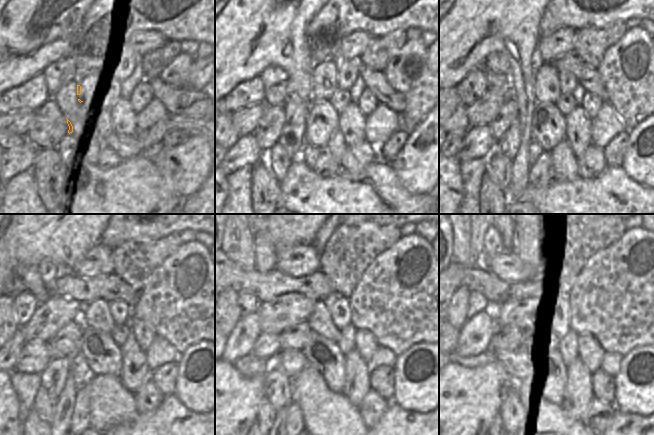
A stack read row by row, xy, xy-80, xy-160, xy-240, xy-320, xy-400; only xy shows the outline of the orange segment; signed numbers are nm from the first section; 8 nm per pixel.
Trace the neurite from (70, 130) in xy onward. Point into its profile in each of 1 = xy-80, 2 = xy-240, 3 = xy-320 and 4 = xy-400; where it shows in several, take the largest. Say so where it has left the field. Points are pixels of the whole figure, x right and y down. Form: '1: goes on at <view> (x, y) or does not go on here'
1: goes on at xy-80 (292, 135)
2: goes on at xy-240 (53, 379)
3: goes on at xy-320 (277, 384)
4: goes on at xy-400 (509, 410)

